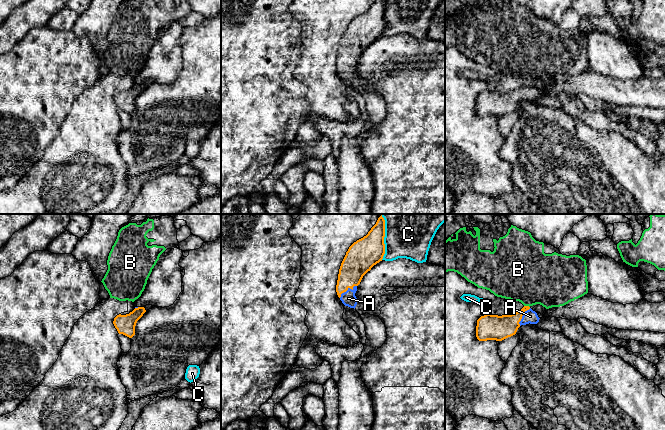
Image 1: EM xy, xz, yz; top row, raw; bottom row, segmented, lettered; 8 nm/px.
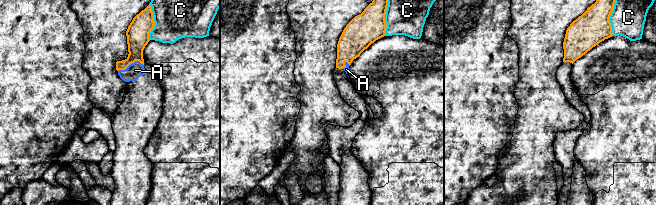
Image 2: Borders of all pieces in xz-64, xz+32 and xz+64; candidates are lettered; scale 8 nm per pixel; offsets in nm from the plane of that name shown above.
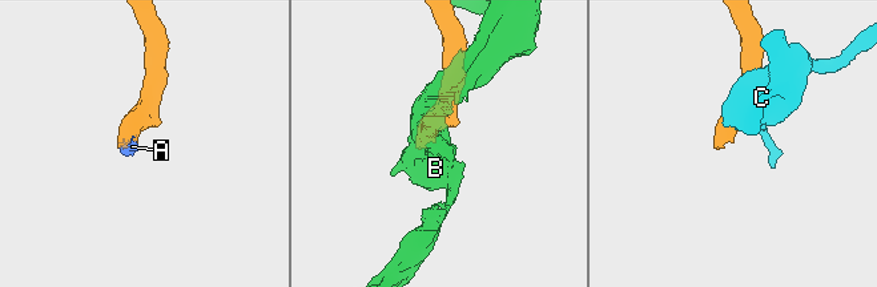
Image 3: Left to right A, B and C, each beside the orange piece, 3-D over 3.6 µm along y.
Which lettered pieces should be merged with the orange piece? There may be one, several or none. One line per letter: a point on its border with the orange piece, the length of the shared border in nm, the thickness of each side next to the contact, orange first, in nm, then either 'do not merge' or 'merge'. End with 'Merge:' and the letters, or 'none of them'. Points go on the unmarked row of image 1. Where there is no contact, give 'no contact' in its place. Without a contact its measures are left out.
A: meets orange in xz at (347, 65); contact 170 nm long; 220 nm thick on the orange side, 120 nm on the other; merge
B: meets orange in yz at (527, 82); contact 50 nm long; 180 nm thick on the orange side, 440 nm on the other; do not merge
C: meets orange in xz at (383, 18); contact 280 nm long; 240 nm thick on the orange side, 280 nm on the other; do not merge
Merge: A

